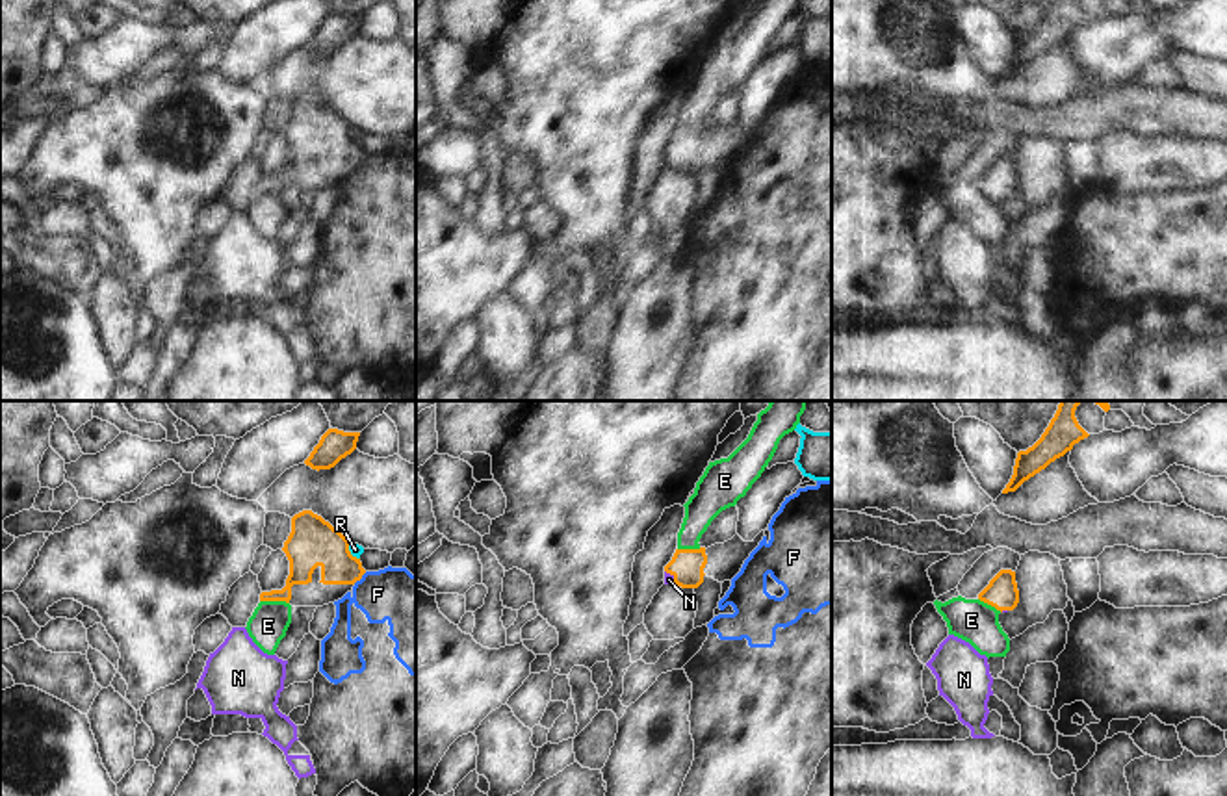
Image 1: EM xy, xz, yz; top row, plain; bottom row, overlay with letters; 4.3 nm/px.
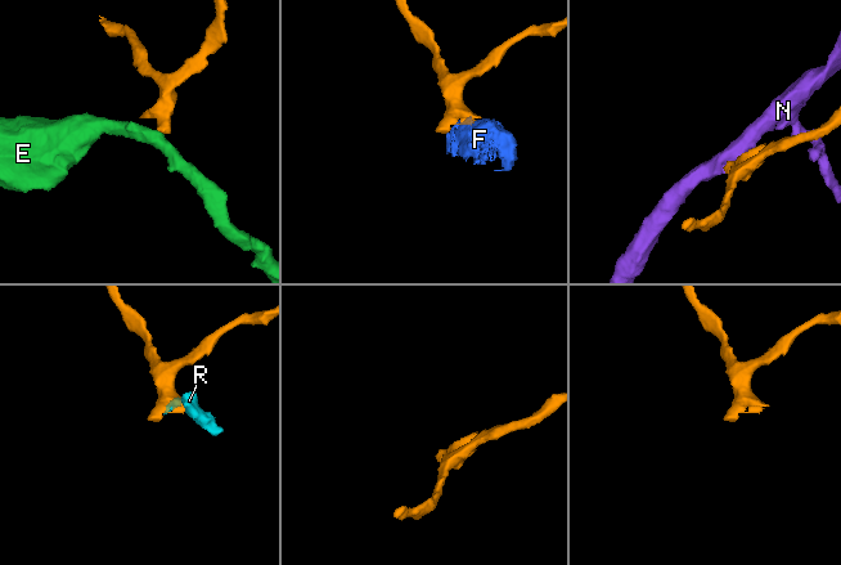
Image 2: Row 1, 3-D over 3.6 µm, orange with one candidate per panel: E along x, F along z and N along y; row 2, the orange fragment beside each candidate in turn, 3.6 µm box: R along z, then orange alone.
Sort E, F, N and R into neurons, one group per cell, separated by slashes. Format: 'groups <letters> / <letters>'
groups E / F / N / R

